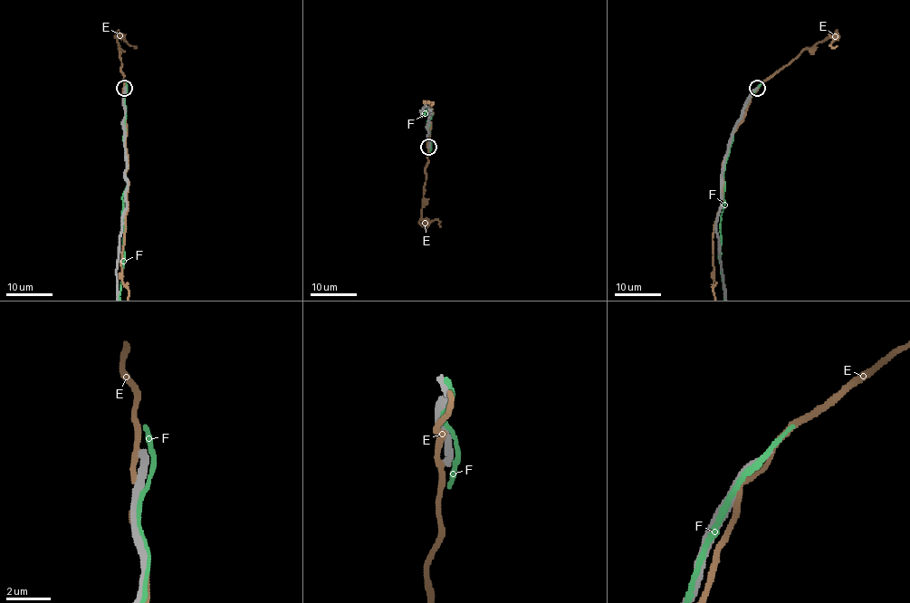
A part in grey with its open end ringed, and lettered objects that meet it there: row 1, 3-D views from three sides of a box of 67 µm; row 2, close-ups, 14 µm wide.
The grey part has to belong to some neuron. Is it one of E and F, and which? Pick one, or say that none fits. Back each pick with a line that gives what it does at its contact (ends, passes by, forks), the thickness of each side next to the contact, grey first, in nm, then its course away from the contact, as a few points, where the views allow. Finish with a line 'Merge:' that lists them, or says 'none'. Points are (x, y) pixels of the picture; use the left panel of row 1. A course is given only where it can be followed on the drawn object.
Merge: none

